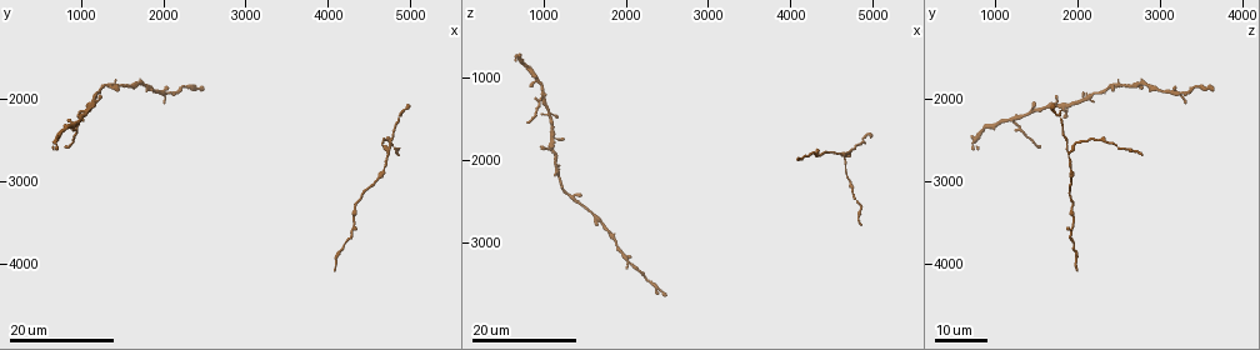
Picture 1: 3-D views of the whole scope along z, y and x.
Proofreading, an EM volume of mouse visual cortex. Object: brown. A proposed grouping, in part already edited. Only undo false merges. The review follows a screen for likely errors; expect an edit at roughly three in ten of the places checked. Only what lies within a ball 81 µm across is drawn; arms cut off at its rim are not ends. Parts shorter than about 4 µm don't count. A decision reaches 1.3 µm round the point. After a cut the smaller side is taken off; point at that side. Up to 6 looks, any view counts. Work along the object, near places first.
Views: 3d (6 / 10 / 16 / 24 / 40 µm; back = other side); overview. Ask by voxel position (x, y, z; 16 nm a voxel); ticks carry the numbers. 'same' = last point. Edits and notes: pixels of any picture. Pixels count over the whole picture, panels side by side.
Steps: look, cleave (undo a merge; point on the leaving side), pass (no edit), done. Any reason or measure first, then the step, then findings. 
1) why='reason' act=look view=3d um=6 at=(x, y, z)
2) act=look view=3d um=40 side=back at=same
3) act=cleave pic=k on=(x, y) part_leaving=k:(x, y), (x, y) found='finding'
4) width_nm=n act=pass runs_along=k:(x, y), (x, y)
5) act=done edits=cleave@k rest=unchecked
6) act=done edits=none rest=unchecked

why='side arm on a straight run' act=look view=3d um=24 at=(4750, 2700, 1850)

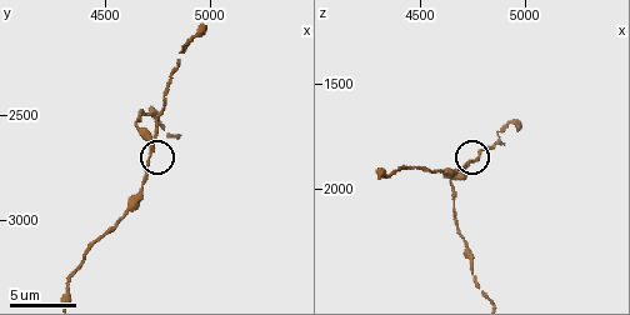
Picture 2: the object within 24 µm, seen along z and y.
act=look view=3d um=6 at=(4730, 2650, 1880)

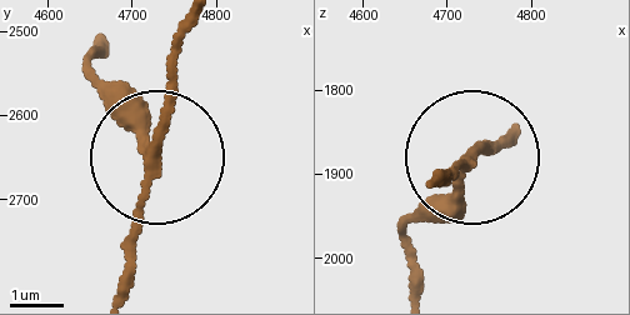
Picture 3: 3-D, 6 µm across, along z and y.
arms=3 act=pass found='all the same neuron'

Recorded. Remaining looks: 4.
why='thin neck' act=look view=3d um=24 at=(2100, 1900, 3300)

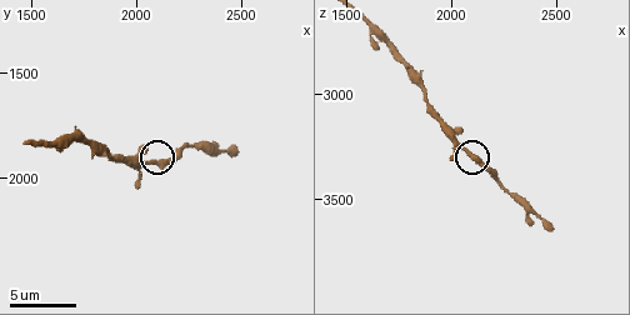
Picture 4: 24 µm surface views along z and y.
why='closer look' act=look view=3d um=6 at=(2060, 1920, 3250)

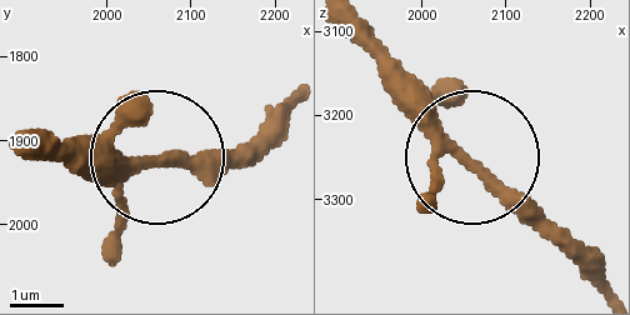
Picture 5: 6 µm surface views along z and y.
act=pass runs_along=5:(283, 109), (229, 149), (33, 163) found='one neuron here'

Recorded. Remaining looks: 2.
act=look view=3d um=24 at=(1050, 2150, 1450)

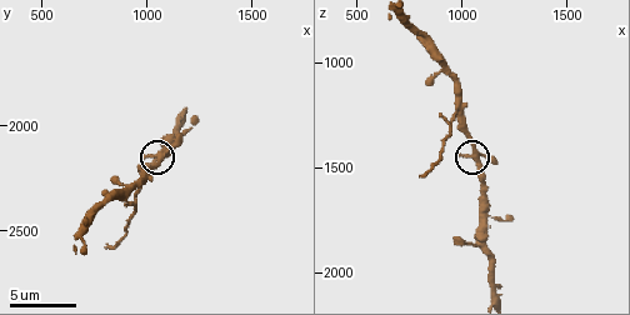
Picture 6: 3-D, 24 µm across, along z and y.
why='closer look' act=look view=3d um=10 at=(1090, 2130, 1440)

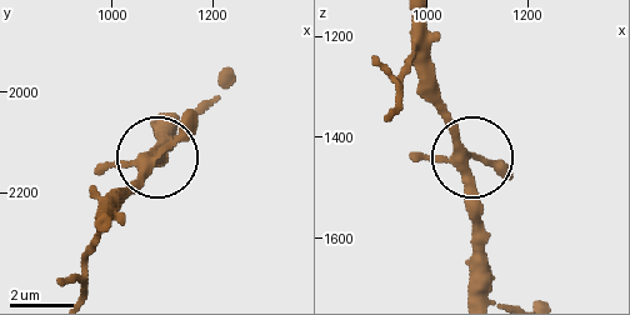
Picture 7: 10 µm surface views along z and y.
act=pass runs_along=7:(480, 288), (473, 159), (426, 98) found='one neuron here'

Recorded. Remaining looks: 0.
act=done edits=none rest=unchecked

